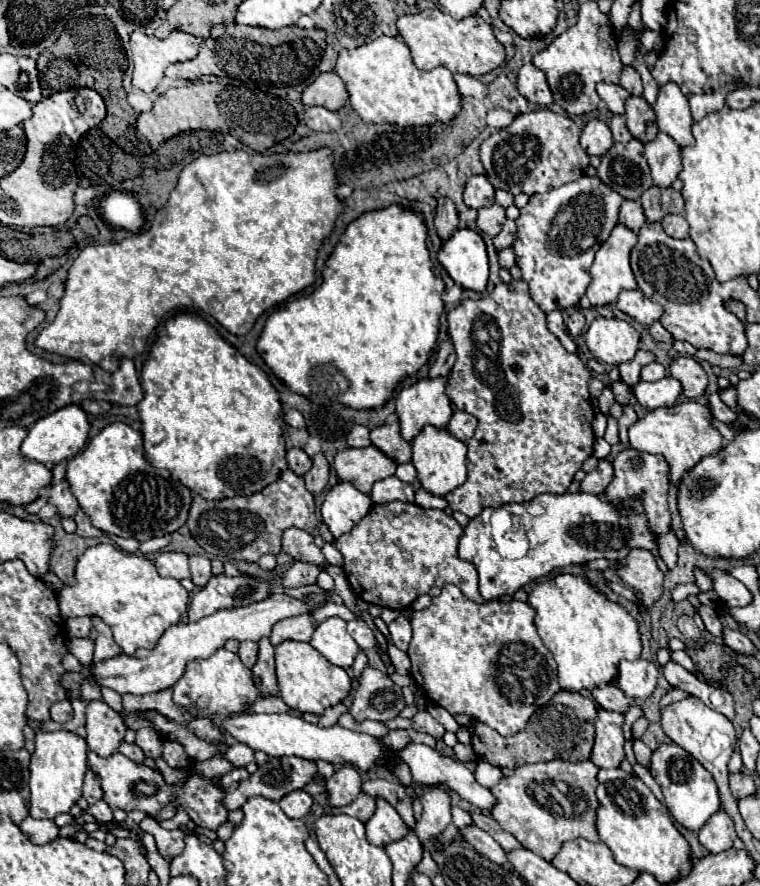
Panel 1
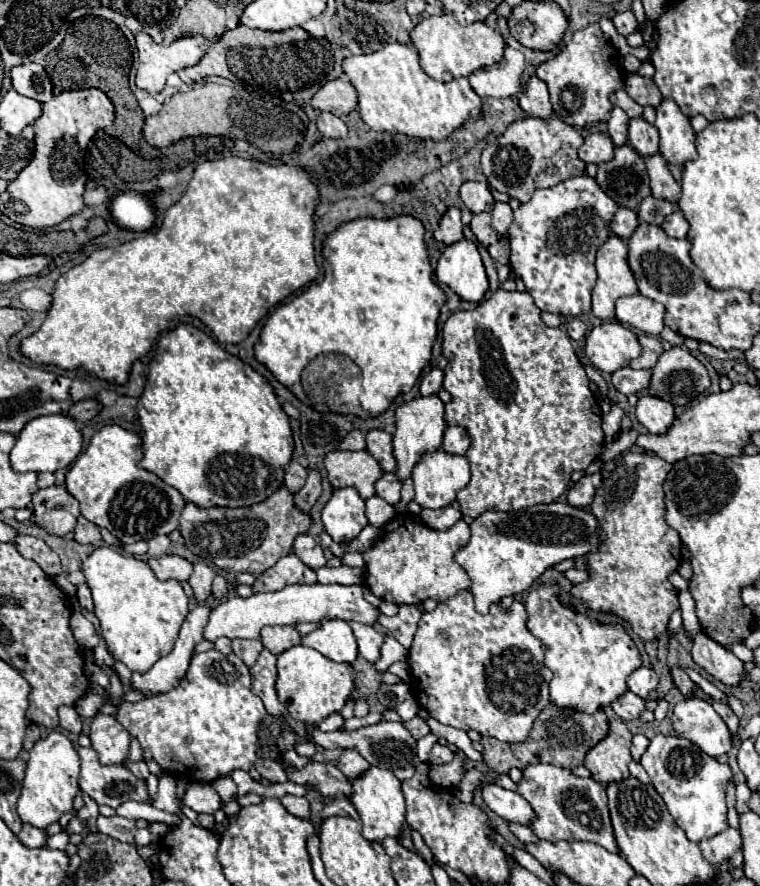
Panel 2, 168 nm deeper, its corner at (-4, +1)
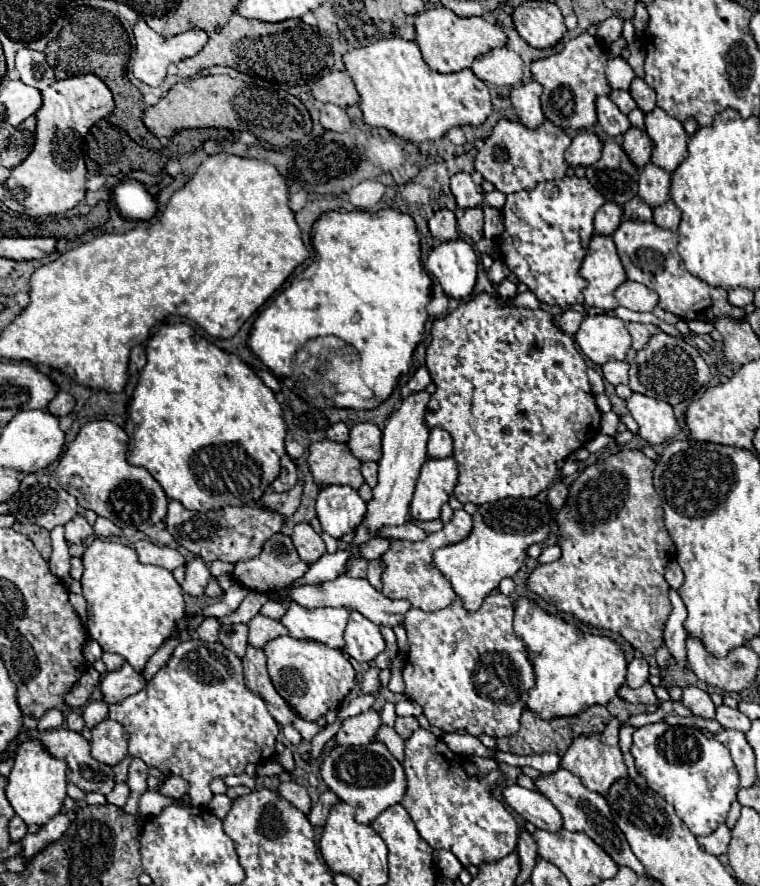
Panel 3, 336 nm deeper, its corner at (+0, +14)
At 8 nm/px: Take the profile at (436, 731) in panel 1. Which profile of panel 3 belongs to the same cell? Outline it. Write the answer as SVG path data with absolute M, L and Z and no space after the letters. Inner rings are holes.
M397 717L395 725L393 725L393 729L397 729L397 733L403 739L409 739L417 727L419 727L419 723L417 723L415 717Z

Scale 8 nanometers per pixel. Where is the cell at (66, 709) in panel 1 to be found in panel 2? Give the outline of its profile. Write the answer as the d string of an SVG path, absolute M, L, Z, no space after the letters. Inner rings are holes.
M59 706L59 724L73 734L81 734L81 718L73 706Z

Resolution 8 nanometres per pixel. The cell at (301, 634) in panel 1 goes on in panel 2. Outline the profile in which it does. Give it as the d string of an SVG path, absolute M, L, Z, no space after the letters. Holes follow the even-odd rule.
M265 626L261 630L261 642L273 654L281 654L291 646L301 644L301 634L295 626Z

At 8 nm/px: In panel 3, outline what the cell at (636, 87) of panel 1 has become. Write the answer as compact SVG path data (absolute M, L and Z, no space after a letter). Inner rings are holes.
M633 79L629 93L643 113L649 113L649 111L655 109L655 93L643 79Z

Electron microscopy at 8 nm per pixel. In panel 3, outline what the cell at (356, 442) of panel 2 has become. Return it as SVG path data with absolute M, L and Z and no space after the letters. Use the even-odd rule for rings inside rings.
M335 423L327 429L327 439L329 441L339 441L345 443L349 439L349 427L345 423Z

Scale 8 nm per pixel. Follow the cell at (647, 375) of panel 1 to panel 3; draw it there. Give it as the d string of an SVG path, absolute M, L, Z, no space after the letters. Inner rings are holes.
M609 361L601 367L603 379L611 385L619 385L619 383L627 383L629 379L629 363L627 361Z

